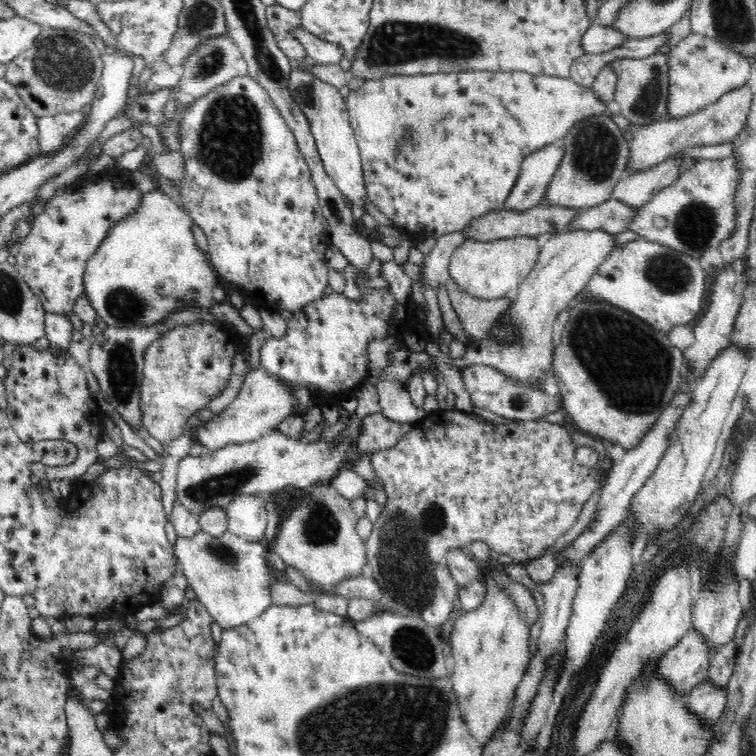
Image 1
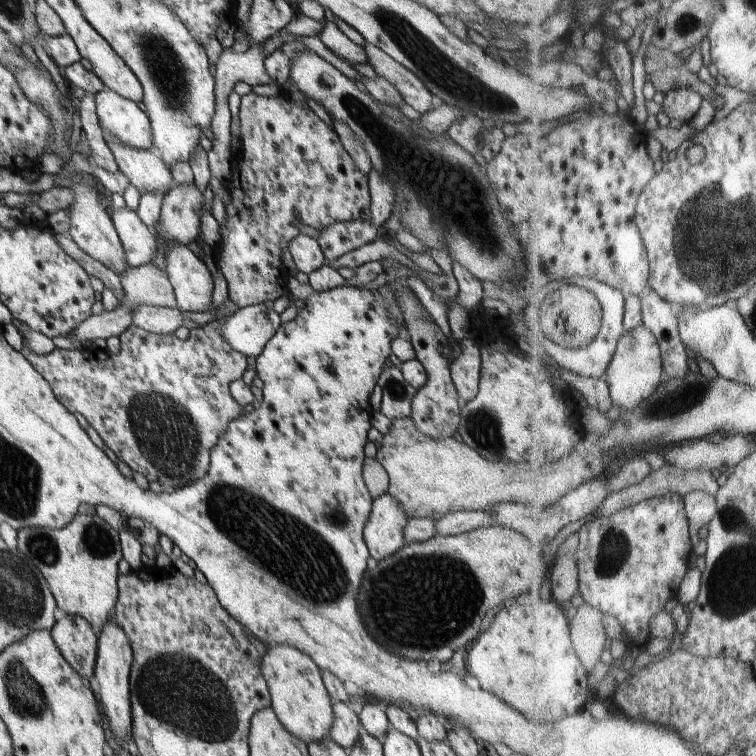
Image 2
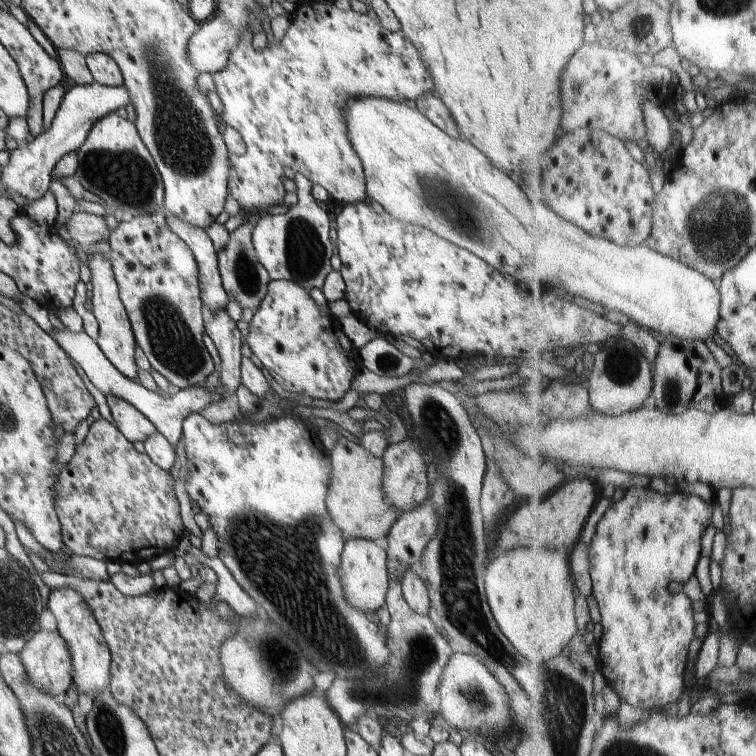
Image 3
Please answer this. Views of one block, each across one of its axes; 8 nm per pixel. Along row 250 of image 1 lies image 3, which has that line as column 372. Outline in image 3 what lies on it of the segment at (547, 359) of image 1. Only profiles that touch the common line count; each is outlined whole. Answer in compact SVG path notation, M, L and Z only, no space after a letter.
M359 538L347 539L341 556L339 575L345 595L354 608L369 613L384 606L390 579L387 562L386 548L382 542Z

